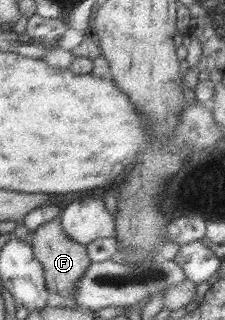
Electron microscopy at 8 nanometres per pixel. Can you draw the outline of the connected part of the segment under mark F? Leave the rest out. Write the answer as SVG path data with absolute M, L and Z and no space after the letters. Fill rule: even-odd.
M60 217L42 223L42 226L32 233L30 246L33 257L40 262L42 267L48 293L54 293L71 301L71 295L74 295L74 285L78 285L78 279L82 279L90 263L86 247L66 237L66 233L60 227Z

